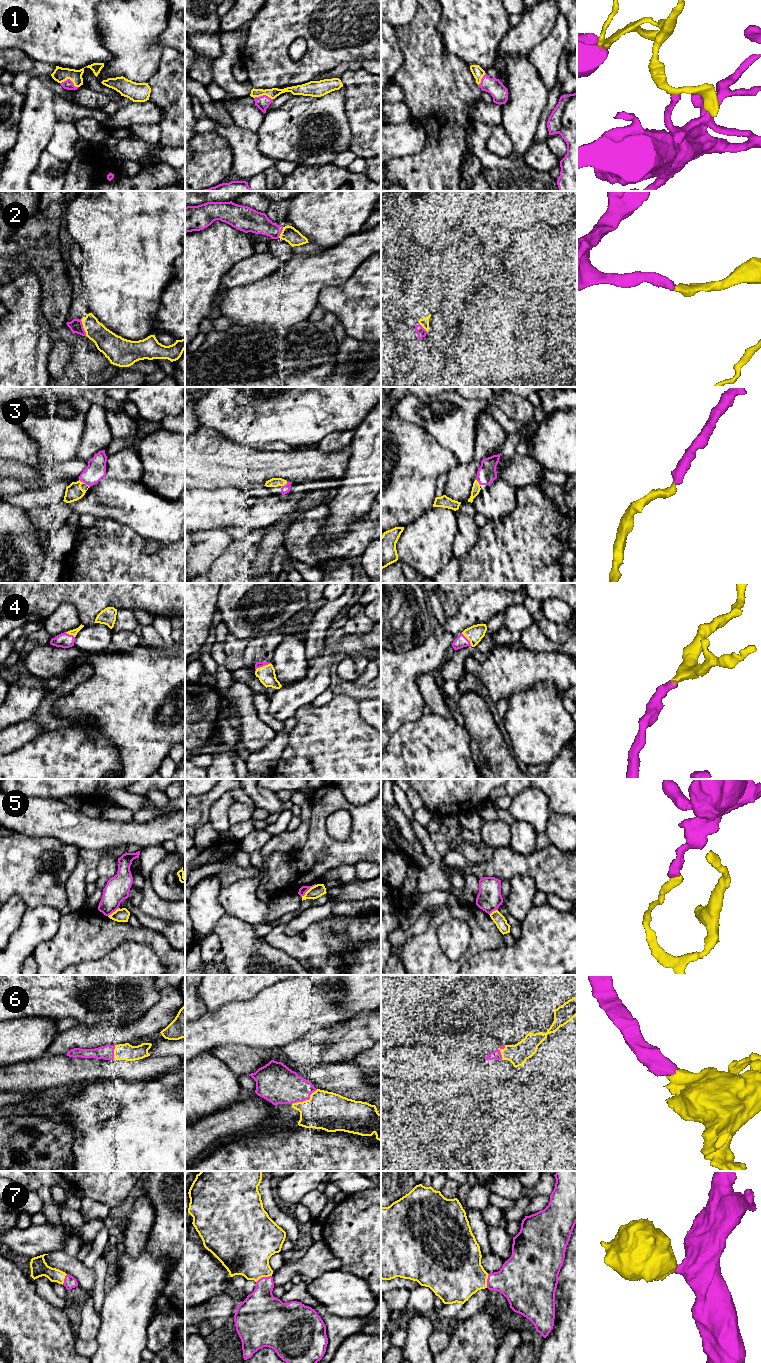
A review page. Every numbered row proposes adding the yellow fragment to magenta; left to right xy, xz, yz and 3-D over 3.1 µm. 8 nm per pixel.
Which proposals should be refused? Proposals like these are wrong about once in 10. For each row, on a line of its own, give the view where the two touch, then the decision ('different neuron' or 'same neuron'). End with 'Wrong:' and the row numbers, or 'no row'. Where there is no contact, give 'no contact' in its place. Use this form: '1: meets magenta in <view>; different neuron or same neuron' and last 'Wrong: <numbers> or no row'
1: meets magenta in xy; same neuron
2: meets magenta in xy; same neuron
3: meets magenta in xy; same neuron
4: meets magenta in xz; same neuron
5: meets magenta in xz; different neuron
6: meets magenta in xz; same neuron
7: meets magenta in xz; same neuron
Wrong: 5

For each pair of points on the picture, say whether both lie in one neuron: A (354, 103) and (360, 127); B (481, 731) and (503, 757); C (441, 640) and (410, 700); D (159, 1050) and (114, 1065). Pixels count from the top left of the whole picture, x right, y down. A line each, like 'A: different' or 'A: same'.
A: same
B: same
C: same
D: different

